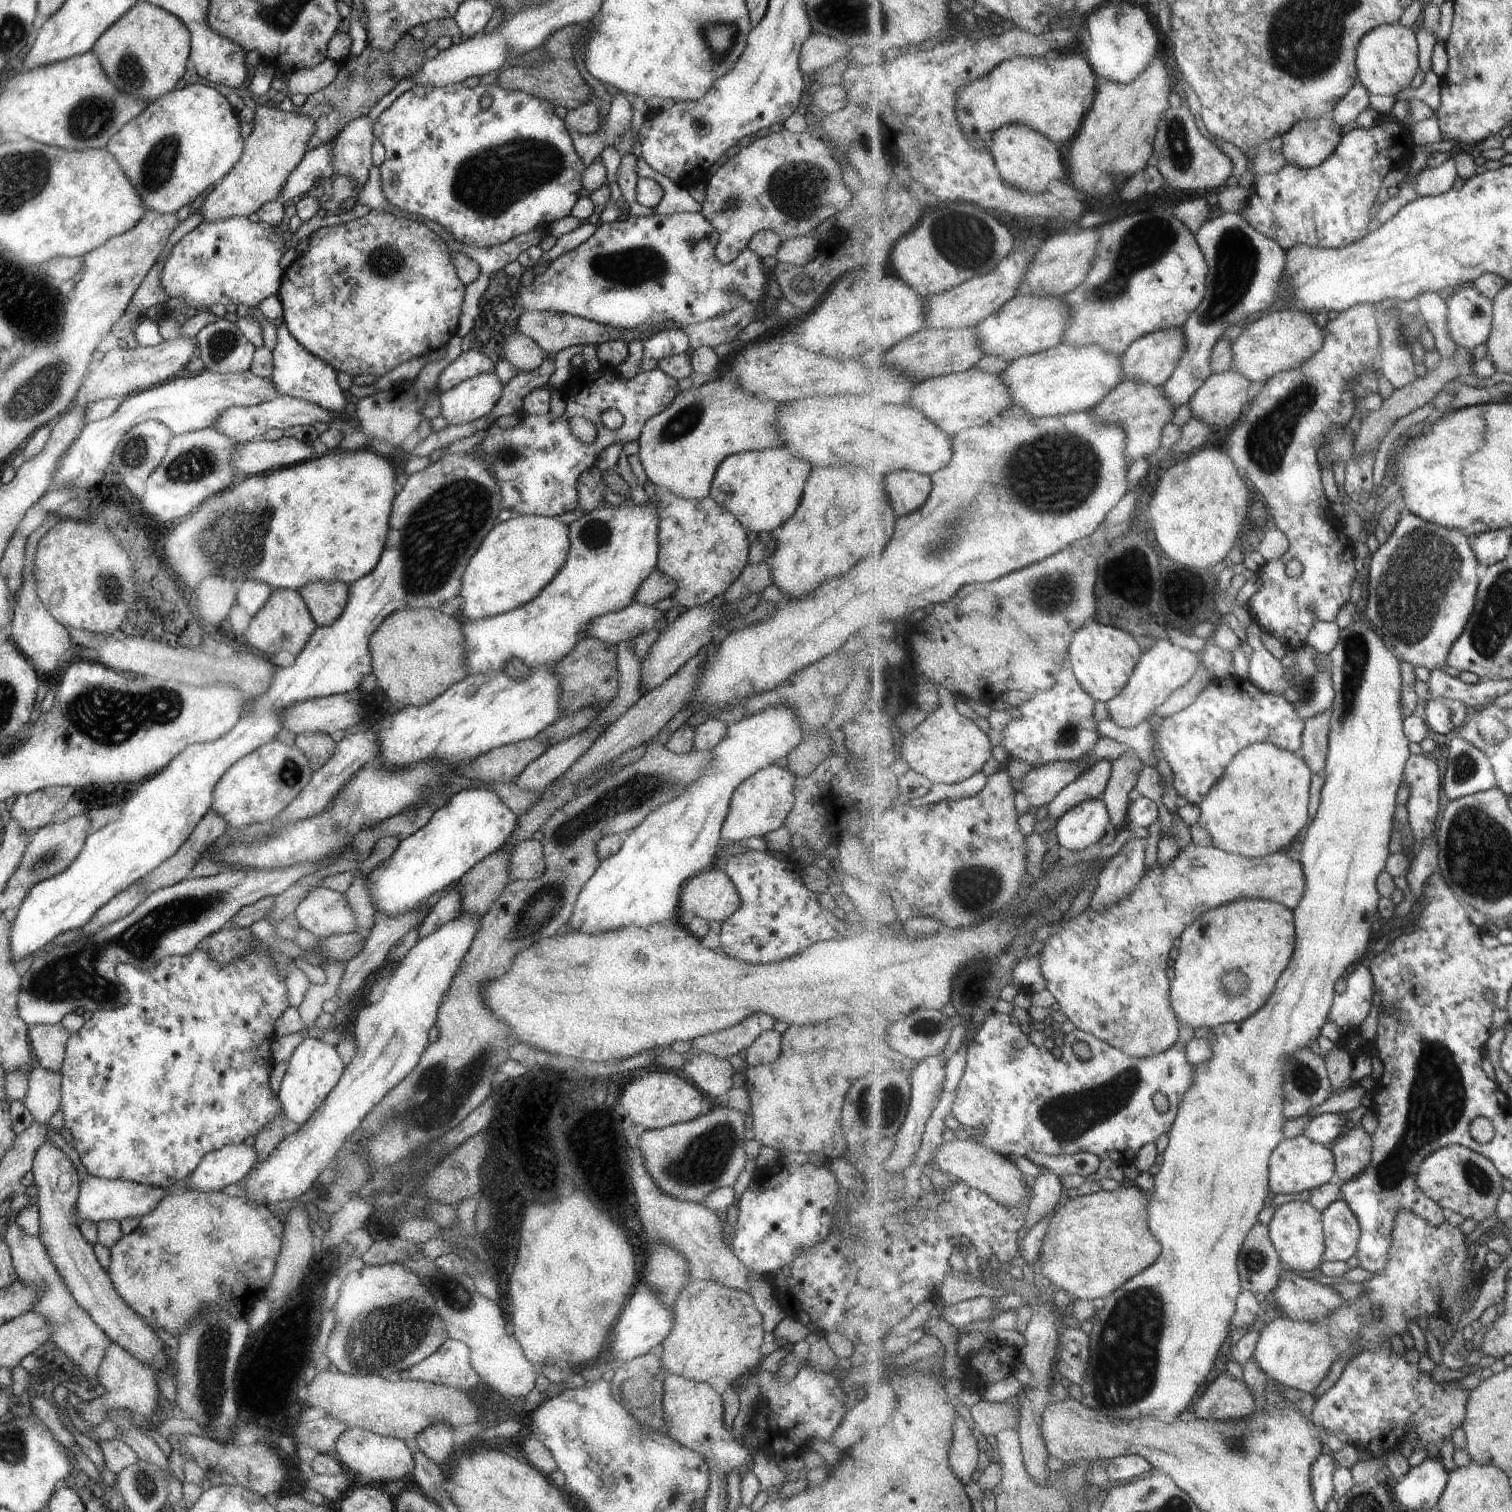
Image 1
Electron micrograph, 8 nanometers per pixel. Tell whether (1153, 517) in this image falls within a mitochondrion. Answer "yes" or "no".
no

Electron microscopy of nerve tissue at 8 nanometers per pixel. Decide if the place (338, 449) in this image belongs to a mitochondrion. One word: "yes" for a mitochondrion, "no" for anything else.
no

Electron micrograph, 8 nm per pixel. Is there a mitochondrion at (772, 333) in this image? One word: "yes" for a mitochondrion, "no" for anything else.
no

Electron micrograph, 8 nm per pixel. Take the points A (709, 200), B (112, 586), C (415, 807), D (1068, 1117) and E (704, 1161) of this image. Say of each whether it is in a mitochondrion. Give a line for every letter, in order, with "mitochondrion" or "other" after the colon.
A: other
B: mitochondrion
C: other
D: mitochondrion
E: mitochondrion

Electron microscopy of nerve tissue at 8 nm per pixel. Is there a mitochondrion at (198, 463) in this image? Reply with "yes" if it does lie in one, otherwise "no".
yes

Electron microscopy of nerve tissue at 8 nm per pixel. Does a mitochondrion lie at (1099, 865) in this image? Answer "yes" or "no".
no

